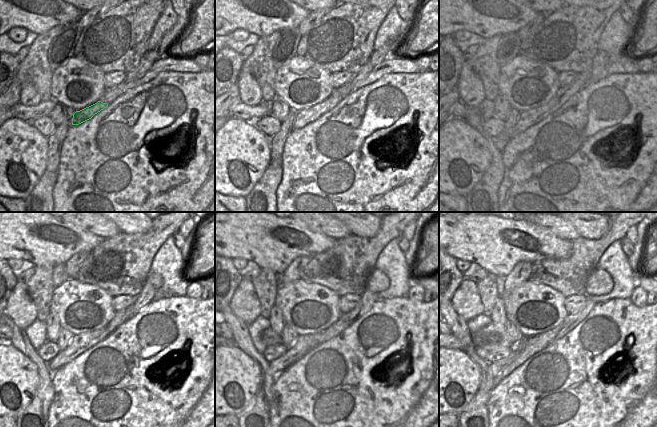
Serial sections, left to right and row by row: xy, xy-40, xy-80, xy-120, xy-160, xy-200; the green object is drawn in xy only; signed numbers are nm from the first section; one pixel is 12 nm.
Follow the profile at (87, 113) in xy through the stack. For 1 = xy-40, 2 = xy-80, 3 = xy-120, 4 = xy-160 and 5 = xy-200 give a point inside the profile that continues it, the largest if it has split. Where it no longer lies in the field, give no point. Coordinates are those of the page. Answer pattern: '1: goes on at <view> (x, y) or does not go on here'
1: goes on at xy-40 (304, 117)
2: goes on at xy-80 (531, 117)
3: goes on at xy-120 (80, 343)
4: goes on at xy-160 (304, 344)
5: goes on at xy-200 (495, 368)

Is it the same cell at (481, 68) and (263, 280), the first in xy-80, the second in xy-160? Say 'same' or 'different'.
same

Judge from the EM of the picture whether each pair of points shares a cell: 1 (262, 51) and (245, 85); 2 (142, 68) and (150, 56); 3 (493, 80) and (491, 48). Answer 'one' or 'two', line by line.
1: two
2: one
3: one

